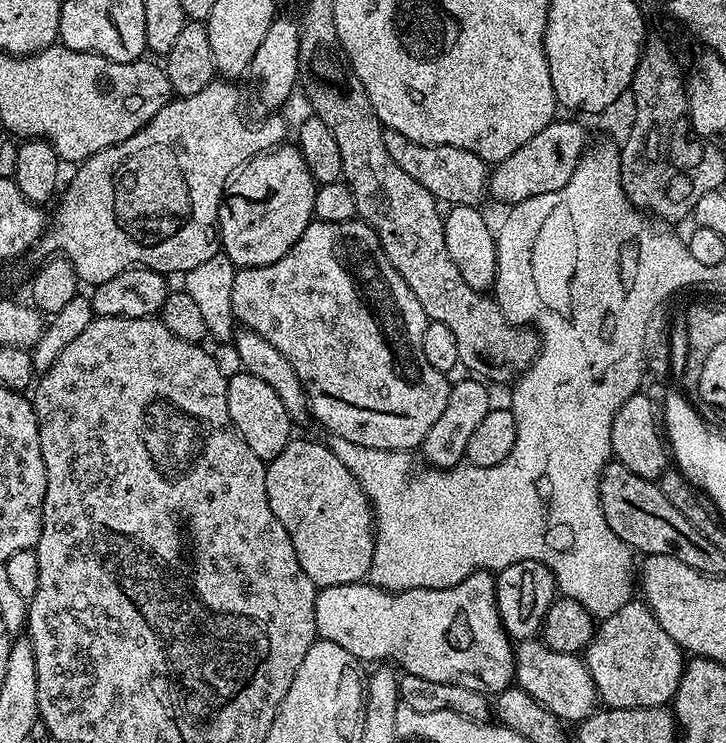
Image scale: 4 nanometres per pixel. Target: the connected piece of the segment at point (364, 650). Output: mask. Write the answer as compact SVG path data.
M488 570L470 574L453 588L411 588L388 592L371 582L326 586L316 593L314 618L317 637L342 646L342 650L350 650L356 660L391 662L401 673L417 675L429 682L495 694L509 688L516 674L514 644L502 626L496 605L496 577Z

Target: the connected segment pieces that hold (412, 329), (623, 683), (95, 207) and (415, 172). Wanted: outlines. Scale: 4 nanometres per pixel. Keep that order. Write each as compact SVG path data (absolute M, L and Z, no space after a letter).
M353 218L353 219L350 219L350 220L347 220L347 221L346 221L346 222L326 222L326 221L325 221L325 220L317 220L317 219L313 219L313 221L312 221L312 223L310 223L310 224L308 224L308 225L307 225L307 226L306 226L306 230L305 230L305 231L304 231L304 233L303 233L303 234L302 234L302 238L298 238L298 242L294 242L294 246L293 246L293 247L292 247L292 249L291 249L291 250L289 250L289 251L288 251L288 252L287 252L287 253L286 253L286 255L284 255L284 256L283 256L283 257L282 257L282 258L278 258L278 262L270 262L270 266L258 266L258 267L257 267L257 268L241 268L241 269L239 269L239 271L237 271L237 274L236 274L236 277L235 277L235 278L234 278L234 280L233 280L233 289L232 289L232 291L231 291L231 293L230 293L230 302L231 302L231 303L232 303L232 304L233 304L233 314L234 314L234 316L235 316L235 319L236 319L236 320L237 320L237 321L239 321L239 323L240 323L240 324L241 324L241 325L243 325L243 327L246 327L246 328L249 328L249 329L250 329L250 330L254 330L254 331L255 331L255 332L257 332L257 333L258 333L258 334L260 334L260 335L261 335L261 336L262 336L262 338L266 338L266 339L267 339L267 340L268 340L268 341L269 341L269 342L270 342L270 346L274 346L274 350L279 350L279 352L280 352L280 353L281 353L281 354L286 354L286 362L290 362L290 366L294 366L294 370L295 370L295 371L296 371L296 373L297 373L297 374L298 374L298 378L299 378L299 379L300 379L300 381L301 381L301 382L302 382L302 386L303 386L303 387L304 387L304 392L305 392L305 393L306 393L306 395L307 395L307 396L308 396L308 406L309 406L309 409L310 409L310 416L311 416L311 419L312 419L312 420L313 420L313 421L315 421L315 420L317 420L317 422L318 422L318 423L320 423L320 424L321 424L321 426L322 426L322 427L324 427L324 428L325 428L325 430L326 430L326 431L325 431L325 433L328 433L328 434L331 434L331 435L333 435L333 436L337 436L337 437L338 437L338 438L346 438L346 439L348 439L348 441L349 441L349 442L354 442L354 443L355 443L355 444L357 444L357 445L358 445L358 446L370 446L370 447L371 447L371 448L373 448L373 449L374 449L374 450L386 450L386 451L387 451L387 452L408 452L408 451L409 451L409 450L413 450L413 449L412 449L412 448L416 448L416 449L419 449L419 448L420 448L420 447L421 447L421 445L423 445L423 442L424 442L424 439L425 439L425 438L426 438L426 434L430 434L430 426L434 426L434 422L438 422L438 417L439 417L439 416L440 416L440 415L441 415L441 414L442 414L442 410L446 410L446 402L447 402L447 401L448 401L448 390L449 390L449 387L450 387L450 380L448 380L448 379L449 379L449 377L448 377L448 376L447 376L447 375L445 375L445 373L442 373L442 372L439 372L439 371L438 371L438 370L434 370L434 366L430 366L430 362L426 362L426 350L422 350L422 334L426 334L426 326L427 326L427 325L428 325L428 324L429 324L429 323L430 323L430 321L429 321L429 319L428 319L428 315L427 315L427 314L425 314L425 312L424 312L424 311L423 311L423 310L422 310L422 306L421 306L421 305L420 305L420 303L418 303L418 298L414 298L414 290L410 290L410 286L406 286L406 282L405 282L405 281L404 281L404 279L403 279L403 278L402 278L402 274L398 274L398 270L394 270L394 266L390 266L390 258L386 258L386 254L385 254L385 253L384 253L384 251L383 251L383 250L382 250L382 242L378 242L378 234L377 234L377 233L376 233L376 231L374 231L374 229L373 229L373 228L372 228L372 227L370 227L370 225L369 225L369 224L365 224L365 223L364 223L364 221L363 221L363 220L361 220L361 219L359 219L359 218Z
M633 598L612 616L595 625L592 640L582 653L590 678L601 701L613 696L621 708L663 708L675 696L684 673L685 653L658 626L654 614L643 599Z
M217 78L206 86L206 90L198 90L198 94L176 96L169 100L166 106L162 106L162 110L158 110L158 114L154 114L154 118L150 118L150 122L146 126L142 126L142 130L138 130L138 134L126 138L126 142L118 142L114 146L94 154L89 160L79 161L77 168L80 169L73 174L72 181L68 185L66 185L67 183L63 185L62 191L59 193L60 205L57 206L53 216L51 213L50 223L47 225L46 235L42 240L42 248L45 248L48 254L59 254L66 257L74 266L76 277L88 286L110 282L110 278L114 278L114 274L122 274L122 270L130 270L131 268L149 268L165 274L171 274L171 272L185 274L219 253L221 251L220 200L224 196L228 181L244 165L249 164L255 156L261 156L269 148L281 147L287 141L284 139L288 136L288 128L284 125L283 118L276 116L280 114L269 115L272 116L269 120L260 120L257 124L247 124L243 114L240 113L240 96L236 93L236 86L235 83Z
M385 131L384 141L386 151L390 154L390 158L394 158L394 163L400 169L406 170L406 174L410 174L410 178L414 178L414 182L426 186L426 190L430 190L430 194L437 202L443 202L448 206L458 204L476 206L481 203L480 199L485 199L490 164L489 161L478 158L478 154L474 154L470 150L462 150L458 146L434 148L431 144L410 142L410 138L406 138L406 134L390 131Z

